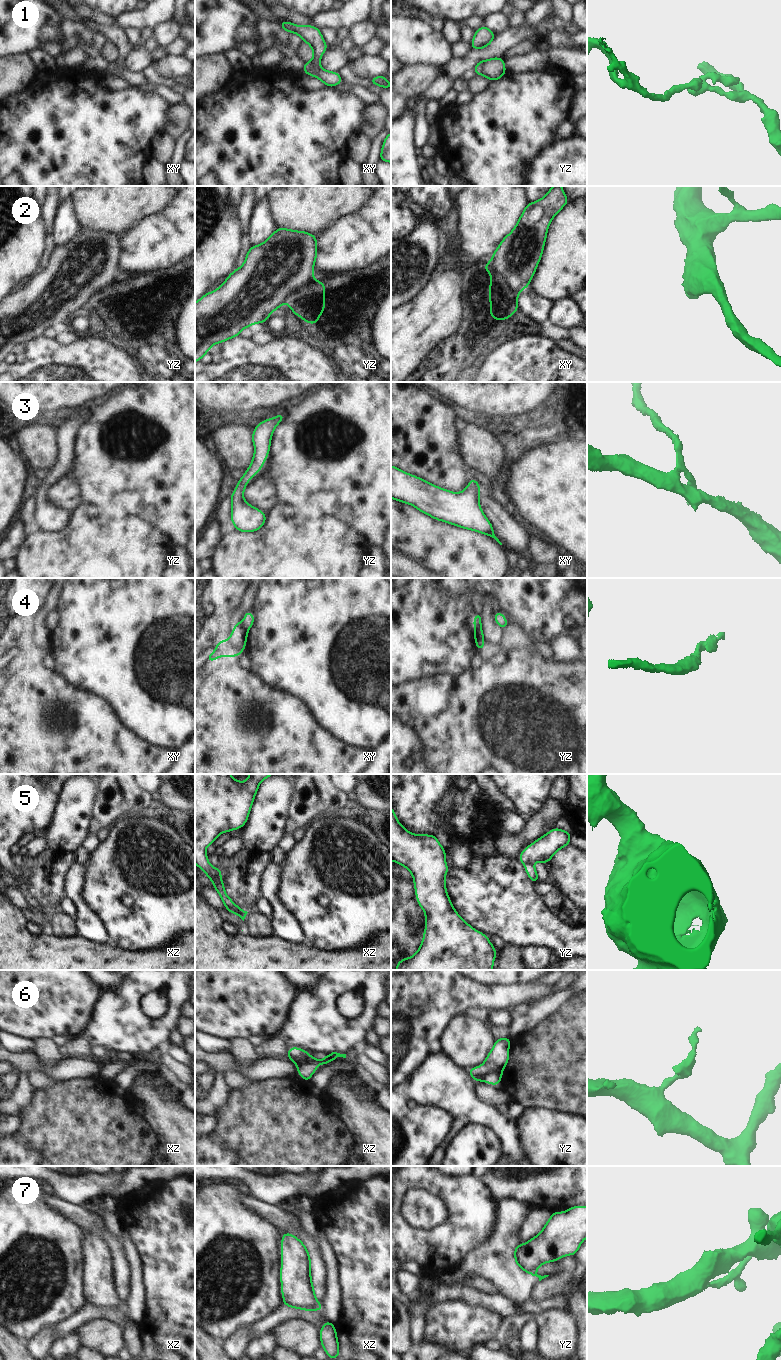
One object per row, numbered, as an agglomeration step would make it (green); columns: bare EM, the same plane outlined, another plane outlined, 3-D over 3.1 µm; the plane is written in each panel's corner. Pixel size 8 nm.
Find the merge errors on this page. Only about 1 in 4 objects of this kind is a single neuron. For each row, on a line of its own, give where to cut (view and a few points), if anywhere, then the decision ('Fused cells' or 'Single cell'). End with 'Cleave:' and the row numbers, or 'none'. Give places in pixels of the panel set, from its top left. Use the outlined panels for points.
1: Split along xy (310, 62), (315, 76). Fused cells
2: No split. Single cell
3: No split. Single cell
4: Split along yz (480, 624), (474, 627). Fused cells
5: Split along xz (227, 908), (242, 910). Fused cells
6: Split along yz (501, 1073), (486, 1075), (481, 1080). Fused cells
7: Split along yz (534, 1269), (527, 1272). Fused cells
Cleave: 1, 4, 5, 6, 7.

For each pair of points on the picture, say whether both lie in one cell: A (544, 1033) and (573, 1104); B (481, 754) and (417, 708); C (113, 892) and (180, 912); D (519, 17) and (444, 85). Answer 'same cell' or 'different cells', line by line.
A: same cell
B: same cell
C: same cell
D: different cells

